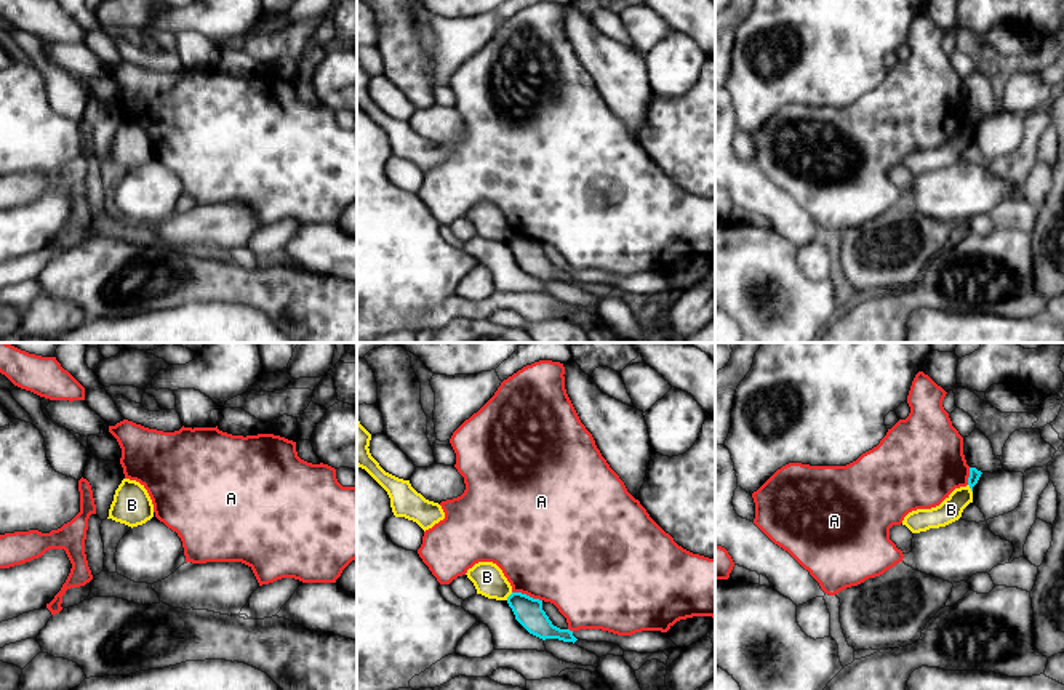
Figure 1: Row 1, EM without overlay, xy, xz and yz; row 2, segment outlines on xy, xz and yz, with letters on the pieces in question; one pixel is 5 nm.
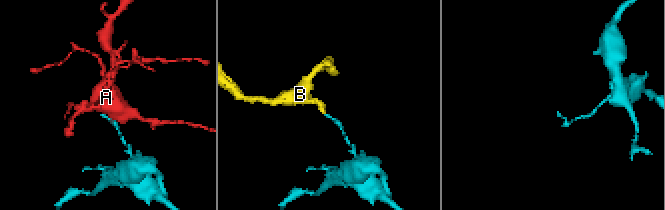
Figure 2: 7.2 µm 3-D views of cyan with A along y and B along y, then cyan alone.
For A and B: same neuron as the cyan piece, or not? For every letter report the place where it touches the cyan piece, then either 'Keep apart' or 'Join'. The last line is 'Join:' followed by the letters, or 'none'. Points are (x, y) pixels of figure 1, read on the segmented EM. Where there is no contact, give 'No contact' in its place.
A: Touches cyan at xz (525, 594). Keep apart
B: Touches cyan at xz (509, 596). Keep apart
Join: none

